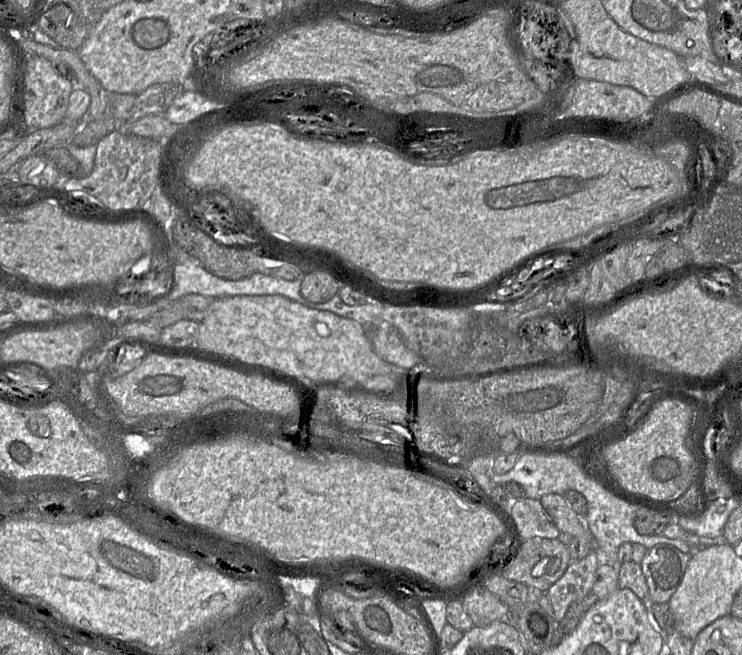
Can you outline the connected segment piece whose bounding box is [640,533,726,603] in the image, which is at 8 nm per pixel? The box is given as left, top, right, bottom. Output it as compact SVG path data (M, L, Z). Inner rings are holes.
M722 533L721 537L701 536L698 546L690 546L688 553L664 544L648 549L640 566L648 586L649 599L668 603L679 587L692 555L708 546L723 543L726 540Z

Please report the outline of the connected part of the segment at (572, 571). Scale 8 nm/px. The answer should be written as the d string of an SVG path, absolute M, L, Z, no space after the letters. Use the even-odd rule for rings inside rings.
M599 549L579 560L572 560L563 576L546 592L551 601L554 618L560 622L570 605L592 591L599 567Z

